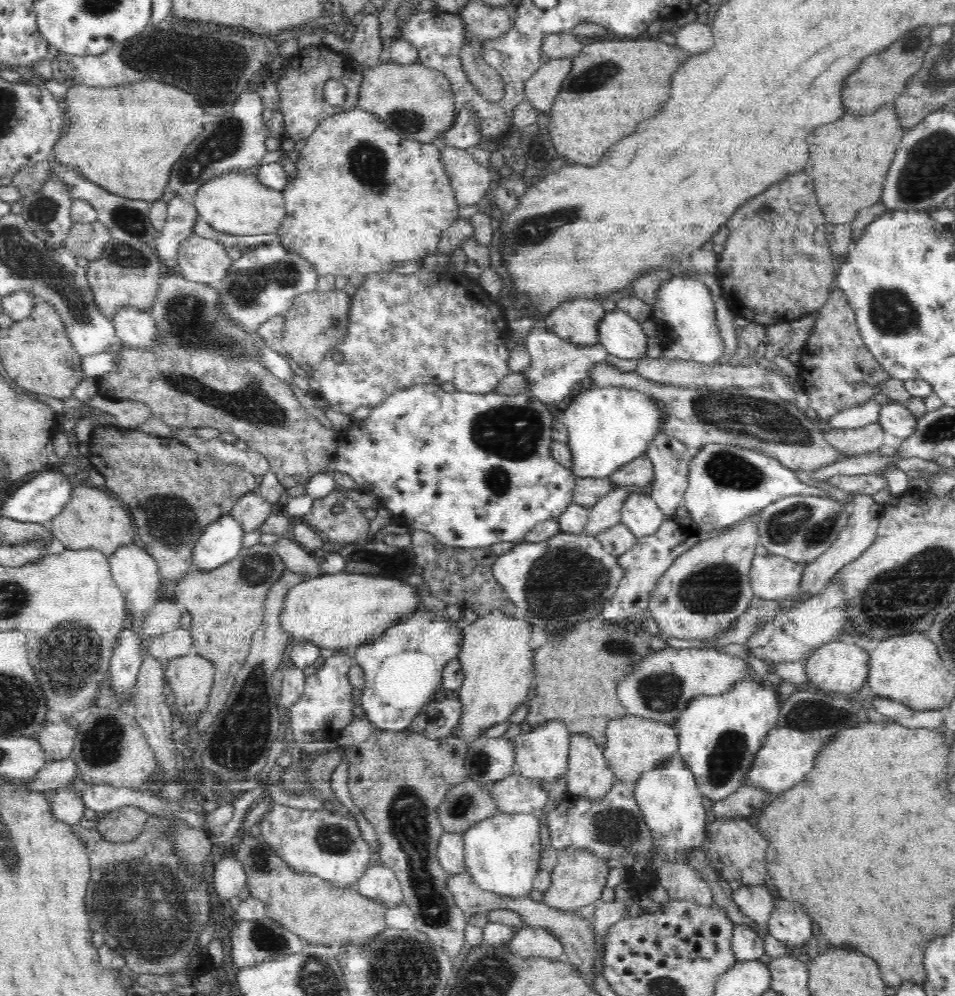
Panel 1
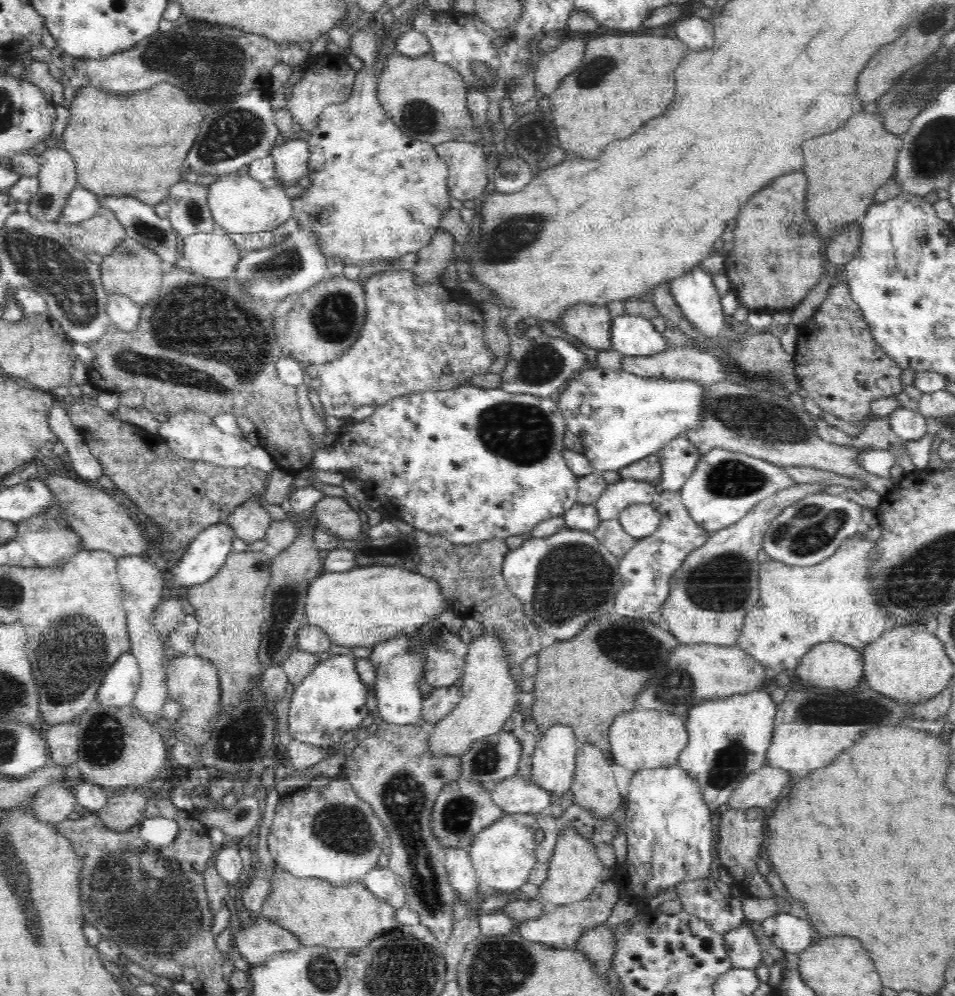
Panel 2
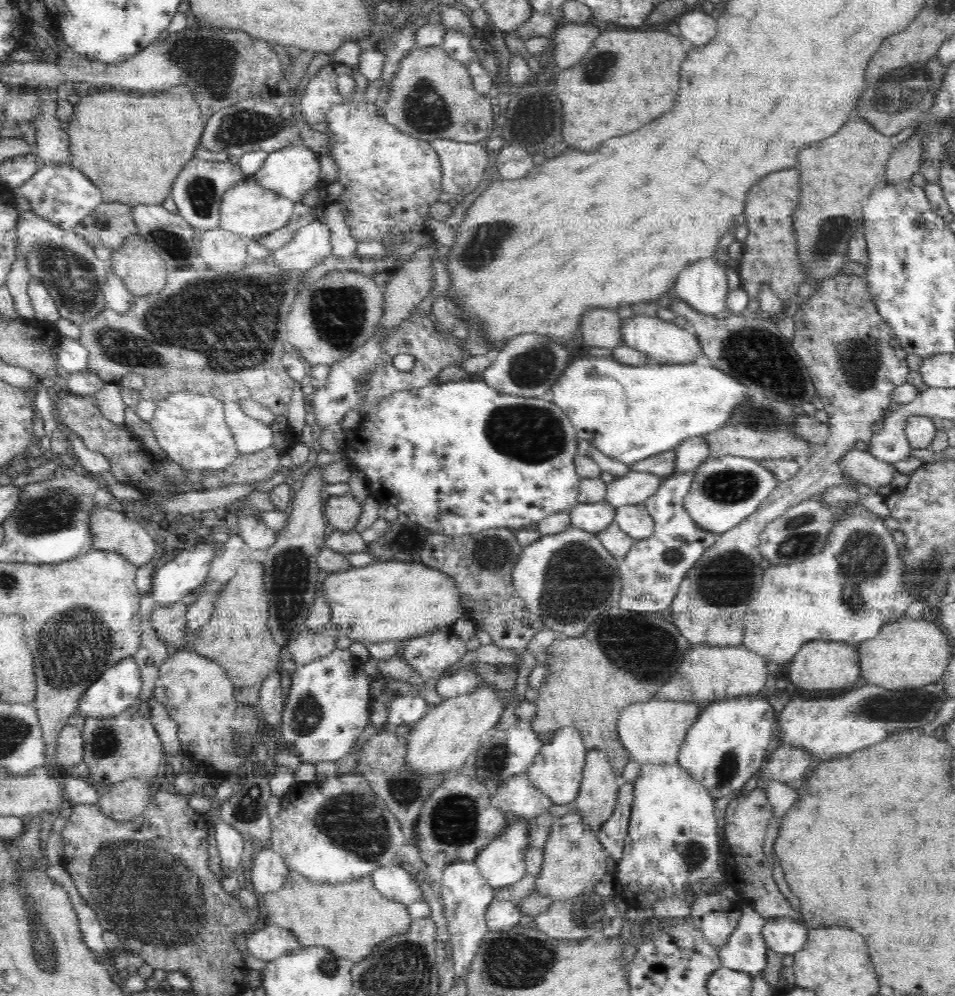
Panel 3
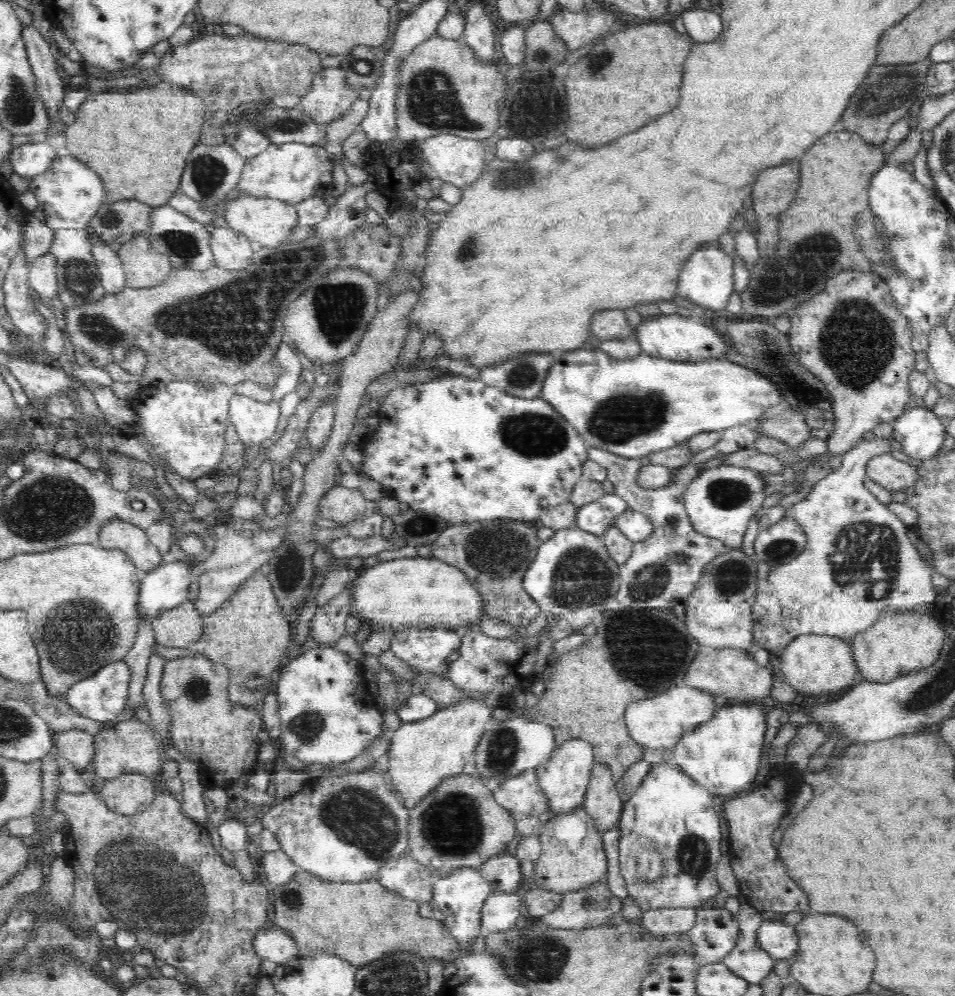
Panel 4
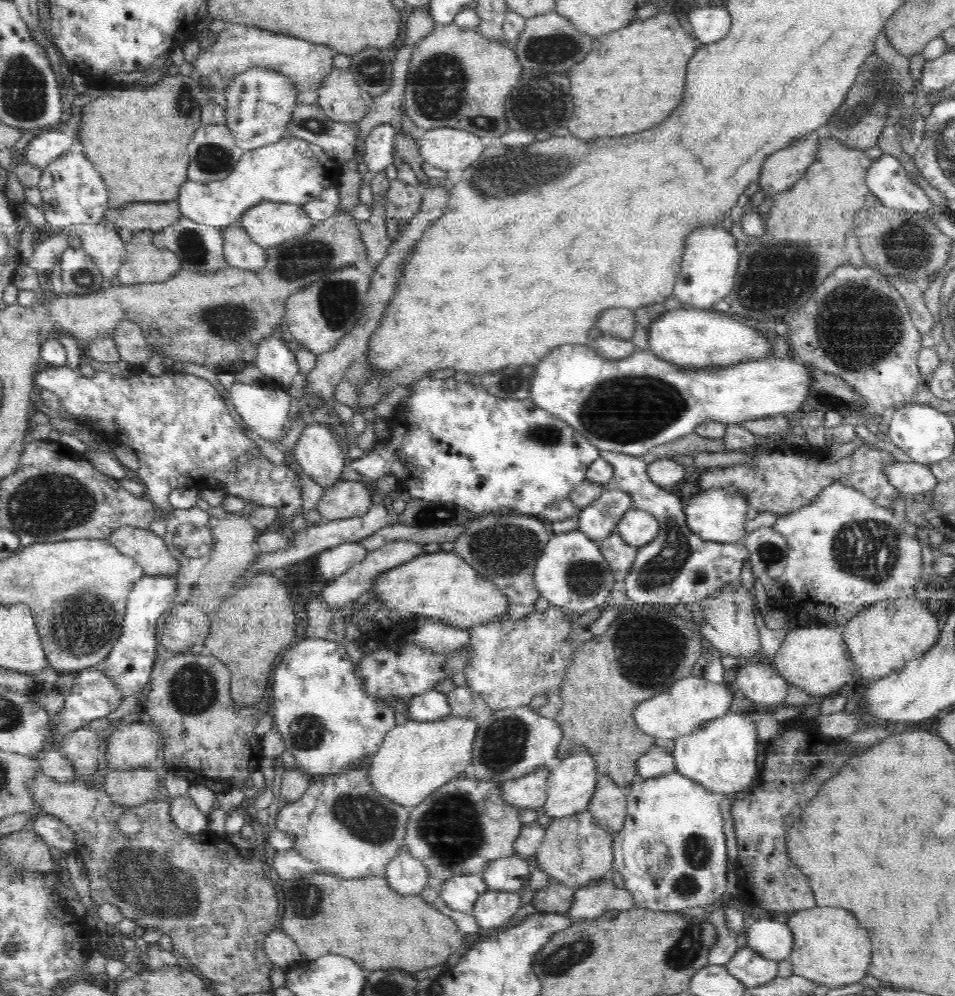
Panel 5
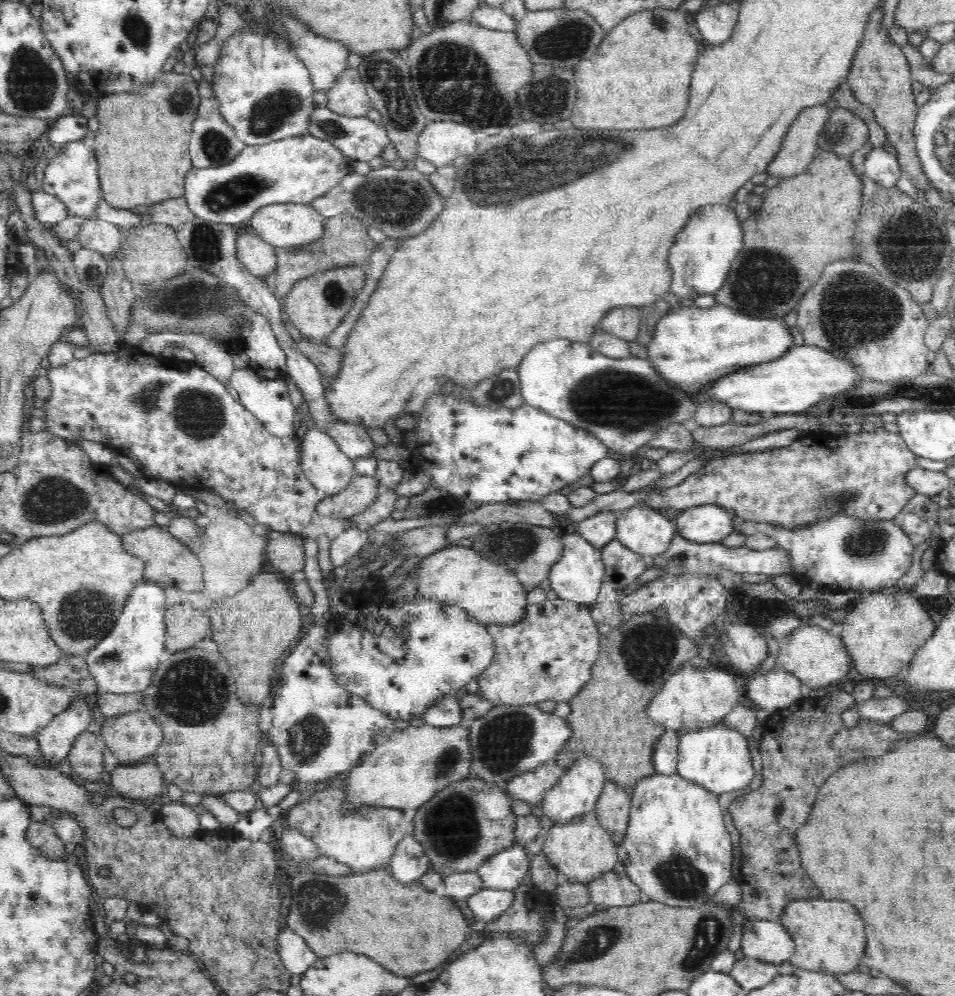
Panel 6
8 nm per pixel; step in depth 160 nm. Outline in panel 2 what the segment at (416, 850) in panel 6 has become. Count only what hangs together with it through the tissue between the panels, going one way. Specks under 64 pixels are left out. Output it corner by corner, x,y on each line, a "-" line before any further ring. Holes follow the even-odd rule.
378,866
362,877
364,886
378,899
384,899
394,908
405,906
405,894
401,878
388,866

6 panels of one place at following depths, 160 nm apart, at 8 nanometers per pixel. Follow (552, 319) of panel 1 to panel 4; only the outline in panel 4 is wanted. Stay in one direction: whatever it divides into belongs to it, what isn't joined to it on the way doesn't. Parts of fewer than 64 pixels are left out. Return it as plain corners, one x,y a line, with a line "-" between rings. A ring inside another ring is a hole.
609,309
595,312
590,323
590,330
598,340
614,340
634,336
634,330
626,320
622,309

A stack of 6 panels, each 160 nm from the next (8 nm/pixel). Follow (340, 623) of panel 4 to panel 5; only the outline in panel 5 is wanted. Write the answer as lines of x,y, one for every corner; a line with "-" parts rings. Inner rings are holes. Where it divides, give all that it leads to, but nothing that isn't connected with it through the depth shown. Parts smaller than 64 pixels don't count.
405,540
388,542
388,544
380,546
378,550
369,552
360,562
353,564
344,574
341,574
338,578
326,584
317,594
320,596
320,599
329,606
332,612
338,612
340,608
344,608
346,604
350,604
350,602
360,598
364,592
369,590
380,574
399,564
404,564
416,558
418,555
424,554
423,546
424,544
406,542

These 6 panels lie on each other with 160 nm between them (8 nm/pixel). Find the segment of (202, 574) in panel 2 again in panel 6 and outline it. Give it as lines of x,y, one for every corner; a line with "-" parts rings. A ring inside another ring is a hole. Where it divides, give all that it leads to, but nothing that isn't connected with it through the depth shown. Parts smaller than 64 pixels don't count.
142,580
130,591
122,613
118,616
112,631
100,640
101,644
90,650
90,653
85,656
88,671
96,680
98,690
112,694
130,694
143,693
148,689
148,686
152,684
156,670
167,655
165,651
166,625
164,622
167,608
164,589
156,585
154,581

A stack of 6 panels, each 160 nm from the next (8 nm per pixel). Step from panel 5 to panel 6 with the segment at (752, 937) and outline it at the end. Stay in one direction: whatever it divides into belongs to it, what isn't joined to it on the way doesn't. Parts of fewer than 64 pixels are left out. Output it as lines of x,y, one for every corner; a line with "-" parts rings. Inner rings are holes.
743,920
741,948
745,957
778,965
794,954
795,944
781,923

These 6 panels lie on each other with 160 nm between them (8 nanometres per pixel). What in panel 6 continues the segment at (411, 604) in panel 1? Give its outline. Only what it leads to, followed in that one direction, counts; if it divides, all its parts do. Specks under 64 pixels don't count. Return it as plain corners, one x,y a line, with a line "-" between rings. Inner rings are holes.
450,545
429,553
415,567
417,596
437,600
444,605
459,606
466,611
468,618
480,624
509,625
518,622
526,612
528,592
525,592
515,573
470,547

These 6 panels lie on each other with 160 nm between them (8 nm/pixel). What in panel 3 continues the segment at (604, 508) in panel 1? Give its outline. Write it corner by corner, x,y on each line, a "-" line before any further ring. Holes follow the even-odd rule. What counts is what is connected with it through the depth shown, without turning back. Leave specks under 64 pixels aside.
629,472
607,484
605,501
616,509
645,503
663,482
664,477
651,472

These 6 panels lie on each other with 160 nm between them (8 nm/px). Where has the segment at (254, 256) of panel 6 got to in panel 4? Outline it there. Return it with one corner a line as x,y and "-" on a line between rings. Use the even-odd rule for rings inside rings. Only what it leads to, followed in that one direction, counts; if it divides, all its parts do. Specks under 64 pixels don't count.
224,224
211,227
211,234
210,249
216,266
235,271
254,262
256,246
246,236

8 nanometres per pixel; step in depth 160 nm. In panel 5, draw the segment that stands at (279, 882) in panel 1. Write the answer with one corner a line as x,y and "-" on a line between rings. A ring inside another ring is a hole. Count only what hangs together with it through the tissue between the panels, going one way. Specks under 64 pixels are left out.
314,872
298,879
288,879
282,884
284,893
284,915
282,931
296,941
305,960
312,961
330,952
342,954
364,970
384,970
400,968
415,973
416,970
434,968
442,964
450,954
460,950
467,934
460,931
451,917
440,913
432,904
428,904
420,895
400,896
388,886
383,875
356,877
354,880
342,880
330,873

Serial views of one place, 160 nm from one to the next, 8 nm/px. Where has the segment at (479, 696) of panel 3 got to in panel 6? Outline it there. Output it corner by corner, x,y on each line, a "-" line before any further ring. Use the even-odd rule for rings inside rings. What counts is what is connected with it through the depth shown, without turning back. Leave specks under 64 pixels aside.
409,726
394,731
384,744
369,752
350,770
344,811
356,807
418,808
436,797
438,792
468,777
471,771
469,728

